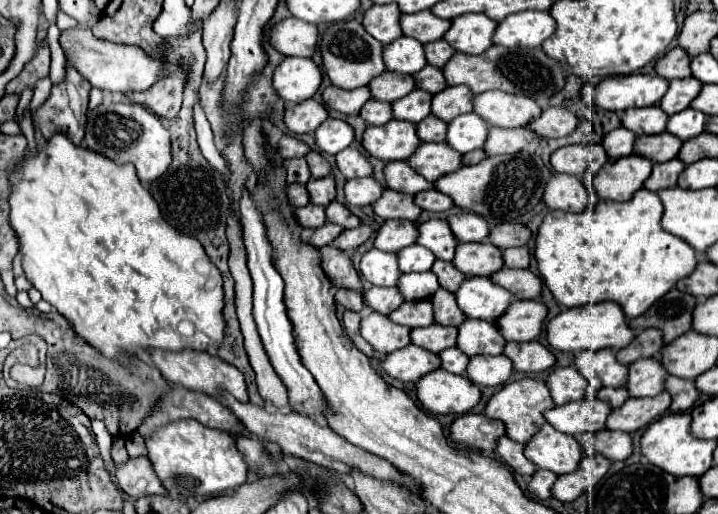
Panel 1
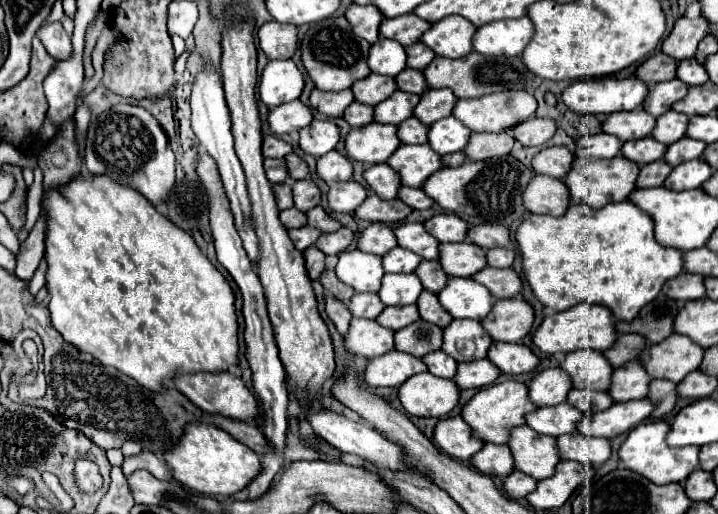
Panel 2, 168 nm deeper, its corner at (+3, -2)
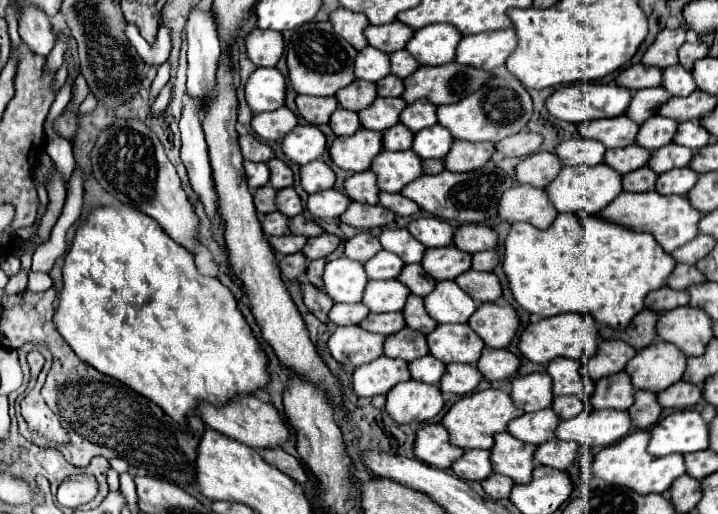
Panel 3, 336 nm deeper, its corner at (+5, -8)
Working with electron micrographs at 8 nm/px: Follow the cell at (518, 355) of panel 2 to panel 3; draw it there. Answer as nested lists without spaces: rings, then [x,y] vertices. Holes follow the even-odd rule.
[[[483,348],[483,354],[477,362],[479,372],[487,380],[505,380],[513,378],[519,370],[519,358],[509,350],[491,350]]]

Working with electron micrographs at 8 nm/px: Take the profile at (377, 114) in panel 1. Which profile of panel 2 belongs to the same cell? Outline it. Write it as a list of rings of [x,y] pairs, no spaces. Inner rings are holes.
[[[353,102],[343,118],[353,126],[353,128],[359,128],[359,126],[367,126],[373,122],[373,108],[371,106],[365,106],[365,104],[359,104],[359,102]]]

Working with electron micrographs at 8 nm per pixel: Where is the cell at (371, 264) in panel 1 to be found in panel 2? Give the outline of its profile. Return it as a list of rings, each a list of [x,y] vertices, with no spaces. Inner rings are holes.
[[[361,250],[339,254],[335,272],[341,282],[353,286],[357,292],[379,292],[379,284],[385,274],[383,258]]]

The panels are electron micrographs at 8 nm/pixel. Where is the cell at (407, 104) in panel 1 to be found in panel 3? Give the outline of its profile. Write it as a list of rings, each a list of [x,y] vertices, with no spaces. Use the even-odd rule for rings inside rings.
[[[377,98],[369,108],[359,112],[359,122],[367,130],[383,132],[399,122],[399,114],[405,106],[403,98]]]

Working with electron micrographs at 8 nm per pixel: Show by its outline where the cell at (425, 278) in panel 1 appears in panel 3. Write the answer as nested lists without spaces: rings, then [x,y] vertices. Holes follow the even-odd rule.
[[[369,280],[361,302],[371,312],[395,312],[405,306],[407,296],[409,288],[405,288],[399,280],[389,280],[389,282]]]

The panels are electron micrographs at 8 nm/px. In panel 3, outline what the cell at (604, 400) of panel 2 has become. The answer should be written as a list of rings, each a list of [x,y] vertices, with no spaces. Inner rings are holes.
[[[555,396],[551,408],[553,408],[553,412],[559,414],[561,420],[567,420],[567,418],[573,418],[575,414],[581,414],[585,410],[585,404],[577,396]]]

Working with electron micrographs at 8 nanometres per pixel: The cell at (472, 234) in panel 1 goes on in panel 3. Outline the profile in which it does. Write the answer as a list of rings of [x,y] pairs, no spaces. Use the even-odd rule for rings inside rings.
[[[417,218],[407,224],[407,230],[425,248],[449,246],[453,242],[453,228],[441,218]]]

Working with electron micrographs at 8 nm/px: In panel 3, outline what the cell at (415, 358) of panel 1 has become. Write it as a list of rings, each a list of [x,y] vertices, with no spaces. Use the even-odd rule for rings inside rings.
[[[381,356],[353,372],[353,390],[357,396],[387,394],[395,384],[409,380],[409,366],[403,360]]]

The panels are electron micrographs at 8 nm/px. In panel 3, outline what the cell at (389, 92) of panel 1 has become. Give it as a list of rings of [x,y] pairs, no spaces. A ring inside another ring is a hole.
[[[353,80],[351,86],[341,88],[335,96],[337,96],[337,102],[339,102],[341,108],[353,110],[353,112],[361,112],[369,104],[373,104],[373,100],[377,98],[377,90],[375,90],[373,82]]]

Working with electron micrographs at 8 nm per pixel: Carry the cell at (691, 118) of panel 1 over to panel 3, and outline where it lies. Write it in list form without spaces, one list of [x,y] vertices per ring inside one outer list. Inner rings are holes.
[[[653,114],[653,118],[649,118],[645,124],[641,124],[641,130],[637,134],[637,144],[647,150],[657,150],[661,146],[667,146],[673,140],[675,130],[677,130],[675,120]]]

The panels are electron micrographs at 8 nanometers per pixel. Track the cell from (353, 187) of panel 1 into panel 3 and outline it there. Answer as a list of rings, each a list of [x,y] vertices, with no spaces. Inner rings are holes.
[[[321,190],[309,196],[307,210],[313,218],[339,218],[349,206],[349,198],[337,190]]]

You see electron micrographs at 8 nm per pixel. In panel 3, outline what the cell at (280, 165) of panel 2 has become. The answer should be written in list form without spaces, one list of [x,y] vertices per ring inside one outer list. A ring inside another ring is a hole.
[[[245,160],[245,178],[247,178],[247,184],[251,190],[265,186],[269,182],[269,168],[265,164]]]

